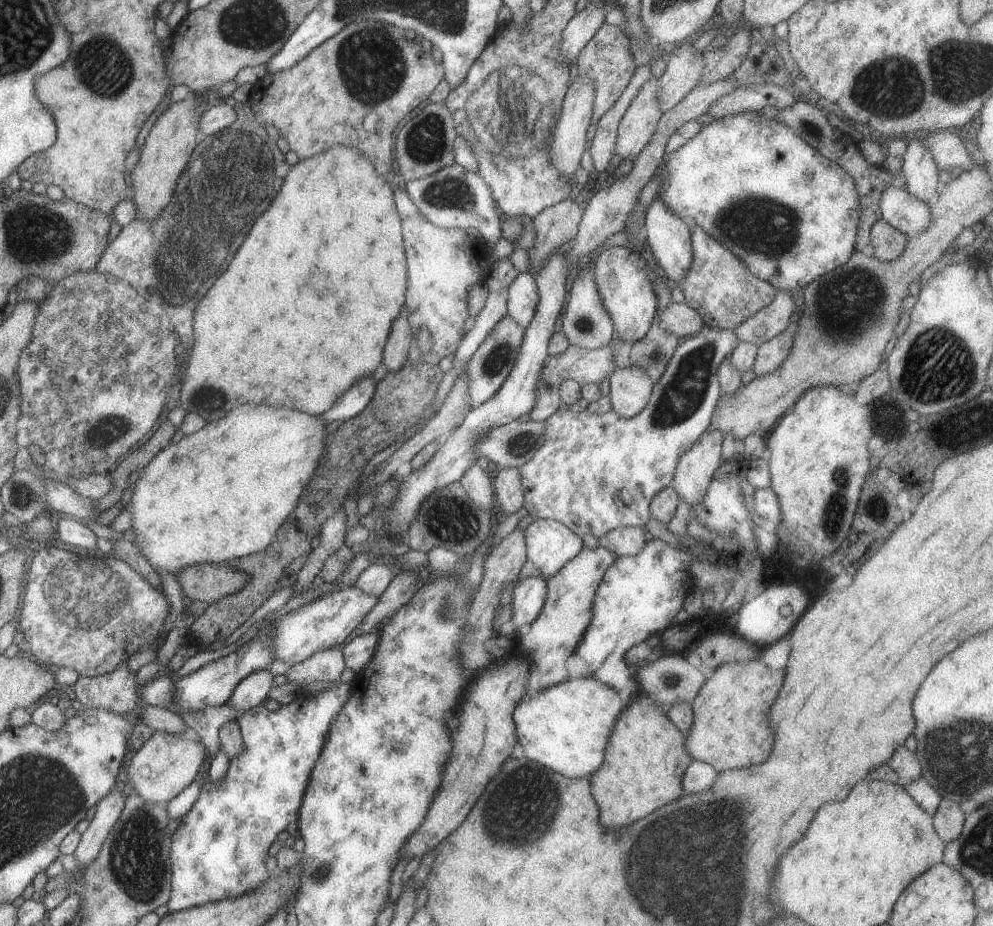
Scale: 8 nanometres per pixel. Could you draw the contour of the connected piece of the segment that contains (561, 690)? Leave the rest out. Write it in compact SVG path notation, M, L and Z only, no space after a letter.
M593 677L569 679L546 690L526 694L512 715L518 743L524 746L526 759L556 770L562 776L592 776L604 763L606 746L620 712L630 703Z

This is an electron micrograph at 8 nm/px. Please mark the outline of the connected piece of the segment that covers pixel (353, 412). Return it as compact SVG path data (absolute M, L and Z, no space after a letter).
M366 376L366 378L358 380L348 392L336 400L330 410L322 412L318 415L318 418L322 418L324 424L328 425L338 420L346 421L357 416L372 400L372 396L376 392L376 386L376 380L372 376Z

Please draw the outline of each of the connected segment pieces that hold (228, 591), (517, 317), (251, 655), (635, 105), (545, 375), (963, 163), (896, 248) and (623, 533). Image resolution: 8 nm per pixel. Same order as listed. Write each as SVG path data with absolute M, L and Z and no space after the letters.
M204 563L180 570L177 580L188 602L199 600L214 604L226 596L241 592L255 578L226 563Z
M518 273L508 290L507 315L526 329L534 319L540 294L532 273Z
M260 632L258 638L254 638L252 642L246 642L244 646L239 646L236 652L224 658L216 660L216 662L208 662L206 666L202 666L196 672L183 676L180 680L174 682L174 710L173 713L178 712L203 712L204 708L208 706L220 706L228 703L234 688L247 678L250 674L256 673L260 670L265 670L275 662L274 654L272 654L272 642L268 638L268 634Z
M653 77L642 86L642 90L634 96L631 106L626 110L617 131L614 148L614 155L620 156L622 160L631 157L631 161L634 162L654 136L662 117L660 102L656 96L658 79Z
M570 345L562 354L551 356L544 368L542 368L542 372L540 372L540 380L538 380L538 388L536 388L536 404L534 404L534 408L528 414L530 419L544 421L550 414L560 410L561 398L558 395L562 380L572 378L572 380L576 380L582 386L589 383L600 384L605 378L610 378L618 370L614 358L613 349L610 346L584 350L580 346Z
M954 130L936 131L924 135L924 146L932 152L934 162L939 171L960 168L962 172L970 172L975 166L973 158L966 150L965 141L960 140Z
M879 219L872 226L870 242L871 256L880 261L892 262L892 260L902 256L906 244L908 244L908 239L900 230L896 230L888 222Z
M636 526L621 527L600 536L599 543L614 552L617 557L636 556L647 544L645 534L646 530L643 528Z

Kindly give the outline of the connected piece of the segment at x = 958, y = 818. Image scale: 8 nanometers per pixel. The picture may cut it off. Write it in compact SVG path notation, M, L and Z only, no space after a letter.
M943 799L933 816L934 830L940 836L944 844L958 839L962 833L965 822L965 815L960 808L960 803Z

